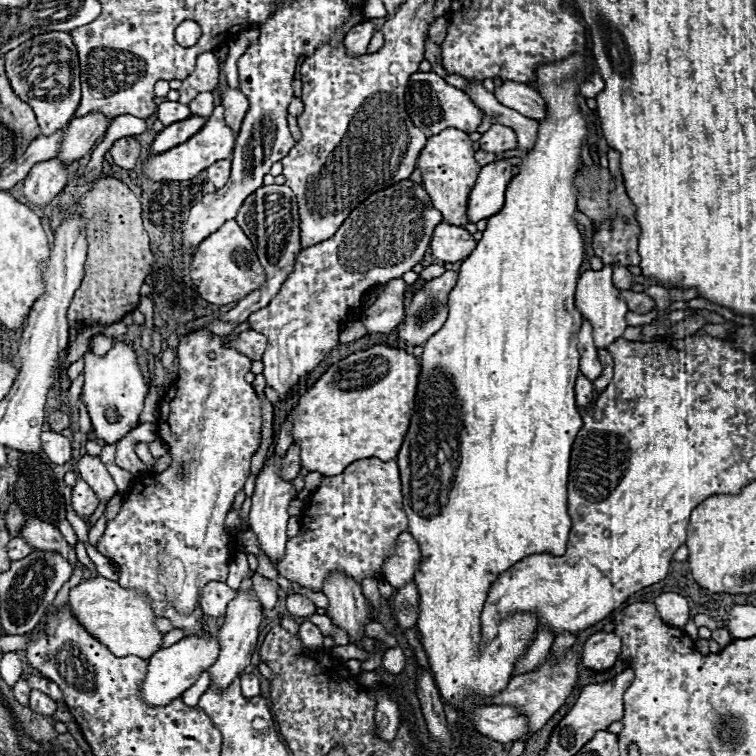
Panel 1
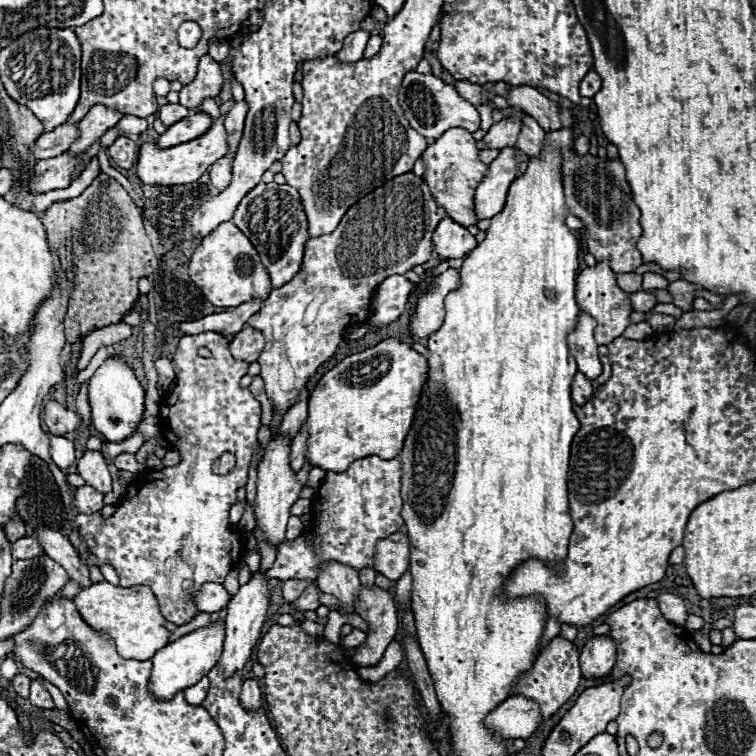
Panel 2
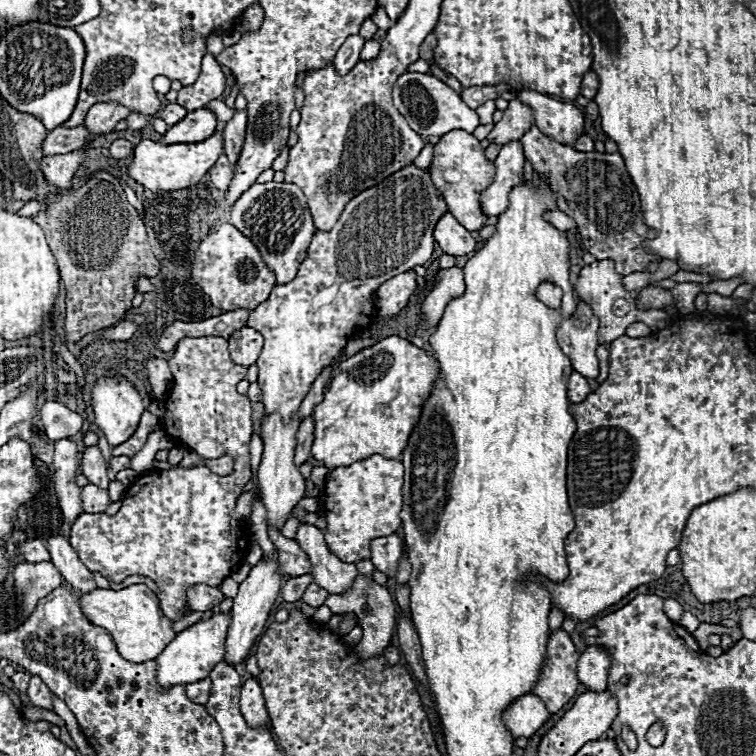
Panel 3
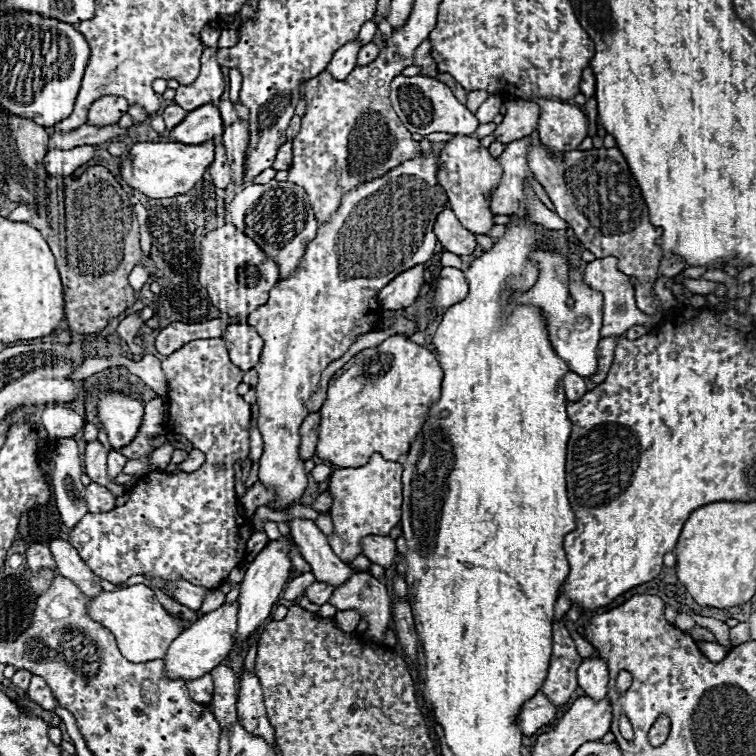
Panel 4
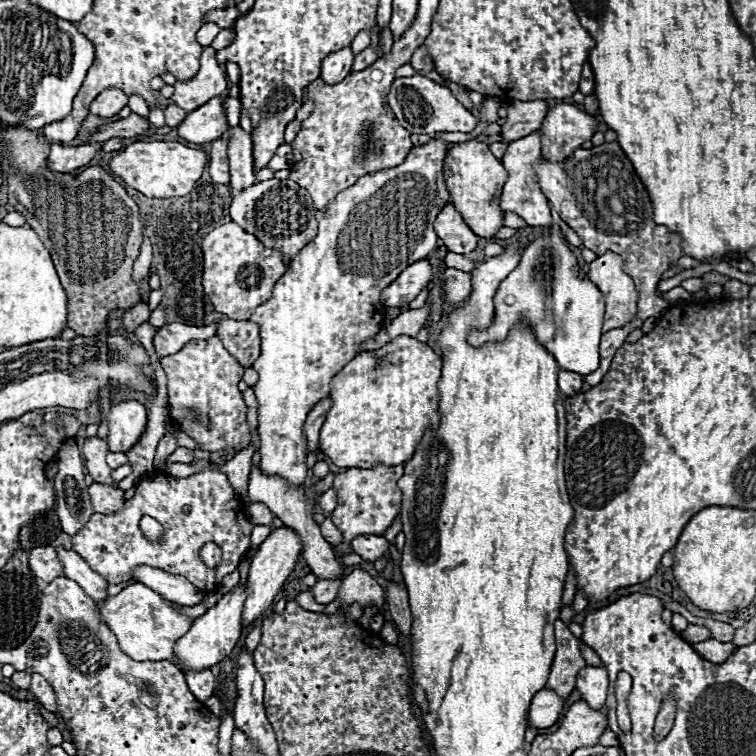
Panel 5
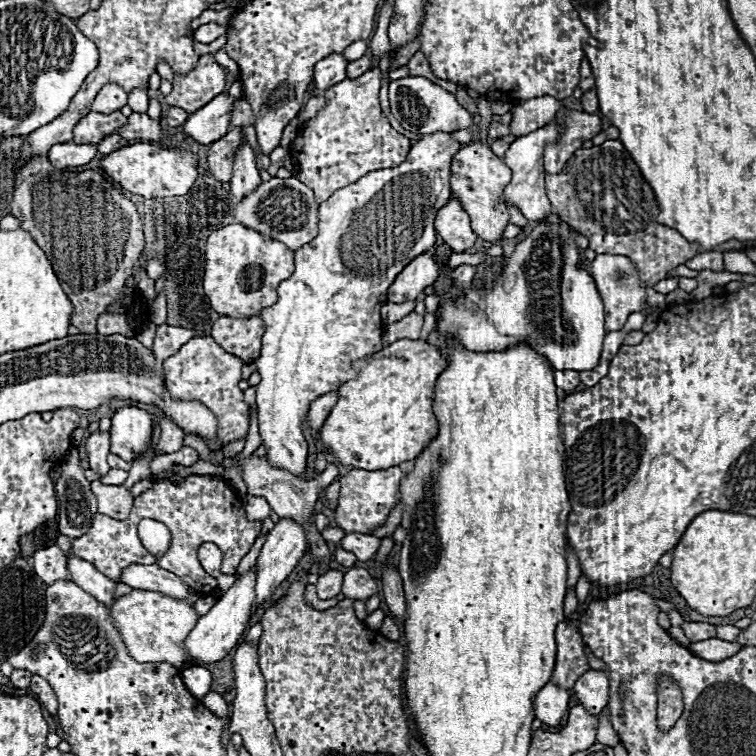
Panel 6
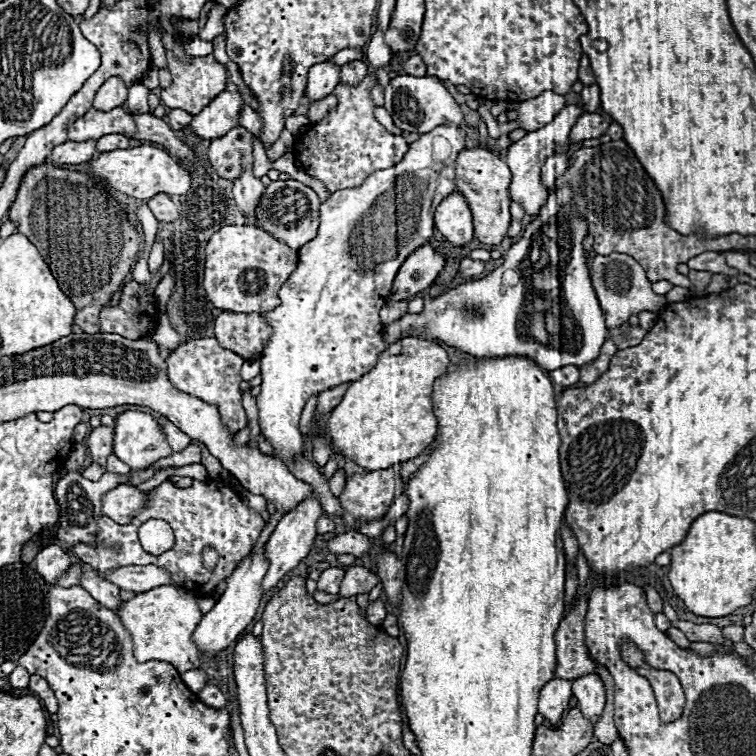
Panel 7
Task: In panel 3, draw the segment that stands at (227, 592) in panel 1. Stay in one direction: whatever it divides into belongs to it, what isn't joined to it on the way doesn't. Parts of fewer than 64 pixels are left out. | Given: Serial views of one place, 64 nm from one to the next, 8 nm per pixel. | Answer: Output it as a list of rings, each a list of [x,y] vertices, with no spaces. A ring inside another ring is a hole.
[[[190,586],[186,590],[186,602],[188,602],[188,608],[192,612],[206,612],[210,610],[214,604],[220,604],[224,600],[220,588],[216,586]]]

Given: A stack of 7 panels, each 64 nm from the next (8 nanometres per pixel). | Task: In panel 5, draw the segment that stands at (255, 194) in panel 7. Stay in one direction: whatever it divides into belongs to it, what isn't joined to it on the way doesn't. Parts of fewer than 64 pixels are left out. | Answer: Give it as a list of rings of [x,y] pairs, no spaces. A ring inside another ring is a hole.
[[[240,126],[230,128],[224,134],[224,138],[230,138],[228,142],[228,158],[230,158],[230,174],[232,174],[230,186],[234,192],[242,192],[244,188],[256,182],[252,140],[250,134],[244,132]]]

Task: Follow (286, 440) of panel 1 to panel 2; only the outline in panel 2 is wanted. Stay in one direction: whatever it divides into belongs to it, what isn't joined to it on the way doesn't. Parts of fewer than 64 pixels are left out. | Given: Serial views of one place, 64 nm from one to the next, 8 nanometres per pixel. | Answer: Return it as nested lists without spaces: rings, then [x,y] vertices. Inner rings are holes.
[[[302,400],[302,402],[298,402],[296,406],[292,406],[290,410],[288,410],[288,414],[284,416],[284,420],[282,420],[282,426],[280,426],[280,432],[284,434],[284,436],[296,436],[298,434],[298,430],[300,430],[300,426],[302,426],[302,422],[306,420],[306,416],[308,416],[308,400]]]

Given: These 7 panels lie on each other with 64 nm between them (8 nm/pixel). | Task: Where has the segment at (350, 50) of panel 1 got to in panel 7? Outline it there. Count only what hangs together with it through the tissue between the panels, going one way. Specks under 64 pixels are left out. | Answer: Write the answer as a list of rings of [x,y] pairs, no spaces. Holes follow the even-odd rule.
[[[330,62],[314,64],[308,74],[308,86],[306,86],[306,96],[310,102],[322,100],[332,94],[332,90],[338,86],[338,66]]]

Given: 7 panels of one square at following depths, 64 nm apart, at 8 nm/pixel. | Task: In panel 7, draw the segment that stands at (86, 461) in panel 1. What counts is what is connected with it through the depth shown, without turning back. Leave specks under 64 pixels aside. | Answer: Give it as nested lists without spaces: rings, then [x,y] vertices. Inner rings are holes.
[[[98,426],[90,432],[90,438],[86,442],[90,456],[94,462],[100,466],[106,464],[106,458],[112,454],[112,444],[114,444],[114,426]]]

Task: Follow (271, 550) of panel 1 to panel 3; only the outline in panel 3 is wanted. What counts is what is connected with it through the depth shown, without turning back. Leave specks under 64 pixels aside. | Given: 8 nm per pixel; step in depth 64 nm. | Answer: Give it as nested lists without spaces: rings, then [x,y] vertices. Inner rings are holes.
[[[408,164],[382,180],[380,184],[362,190],[352,200],[346,202],[338,222],[332,230],[318,230],[308,246],[308,256],[300,264],[296,278],[288,284],[274,286],[270,298],[262,302],[248,318],[248,326],[264,336],[264,348],[256,362],[258,366],[258,386],[262,390],[264,418],[260,422],[264,454],[258,468],[258,488],[262,494],[262,504],[268,510],[268,526],[282,528],[290,510],[304,498],[306,480],[300,474],[300,466],[294,464],[296,432],[300,420],[294,418],[302,400],[306,398],[312,382],[318,378],[324,366],[328,366],[352,338],[352,334],[370,326],[376,318],[374,292],[392,276],[422,266],[432,258],[434,252],[434,226],[438,218],[446,212],[446,202],[432,184],[430,170],[420,170],[416,164]]]

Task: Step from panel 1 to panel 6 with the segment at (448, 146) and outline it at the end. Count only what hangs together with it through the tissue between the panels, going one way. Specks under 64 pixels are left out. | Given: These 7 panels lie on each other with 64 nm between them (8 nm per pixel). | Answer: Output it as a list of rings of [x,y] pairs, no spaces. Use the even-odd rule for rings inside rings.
[[[474,142],[470,146],[462,146],[458,154],[452,158],[452,196],[460,200],[462,208],[468,212],[472,220],[472,230],[478,234],[478,238],[486,242],[500,242],[502,232],[508,226],[508,206],[504,202],[504,186],[510,182],[510,168],[498,158],[488,146]]]

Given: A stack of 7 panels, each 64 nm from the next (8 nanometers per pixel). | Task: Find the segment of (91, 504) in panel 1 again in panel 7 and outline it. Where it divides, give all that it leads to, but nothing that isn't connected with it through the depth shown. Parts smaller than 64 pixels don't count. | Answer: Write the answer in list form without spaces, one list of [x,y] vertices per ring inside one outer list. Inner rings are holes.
[[[116,486],[102,498],[102,514],[118,524],[130,524],[148,504],[148,496],[150,492],[140,492],[134,486]]]

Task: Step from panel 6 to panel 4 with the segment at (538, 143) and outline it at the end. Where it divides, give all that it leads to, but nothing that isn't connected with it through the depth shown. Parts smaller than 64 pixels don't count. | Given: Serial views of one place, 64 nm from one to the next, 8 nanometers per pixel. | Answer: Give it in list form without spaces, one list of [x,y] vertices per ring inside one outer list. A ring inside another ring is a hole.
[[[520,138],[520,140],[514,140],[510,144],[506,144],[506,150],[500,154],[498,162],[500,166],[504,168],[504,174],[502,174],[502,180],[498,184],[498,188],[492,192],[492,198],[490,198],[490,206],[496,214],[518,214],[518,216],[526,216],[526,218],[532,218],[532,222],[544,226],[544,228],[550,228],[550,230],[566,230],[568,224],[552,210],[548,210],[540,198],[536,196],[532,184],[528,184],[532,180],[532,172],[528,168],[528,152],[530,152],[530,138]]]

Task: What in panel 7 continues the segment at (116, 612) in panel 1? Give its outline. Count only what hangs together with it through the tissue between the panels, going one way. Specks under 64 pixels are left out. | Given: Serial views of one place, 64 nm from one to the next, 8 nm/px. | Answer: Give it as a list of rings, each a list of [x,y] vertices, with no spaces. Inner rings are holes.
[[[160,586],[144,594],[136,594],[132,600],[124,602],[118,608],[118,616],[122,618],[124,628],[132,634],[134,640],[134,656],[138,662],[160,660],[174,664],[174,668],[182,674],[186,670],[196,670],[204,662],[204,654],[194,644],[192,634],[202,620],[202,612],[198,608],[198,598],[176,586]]]

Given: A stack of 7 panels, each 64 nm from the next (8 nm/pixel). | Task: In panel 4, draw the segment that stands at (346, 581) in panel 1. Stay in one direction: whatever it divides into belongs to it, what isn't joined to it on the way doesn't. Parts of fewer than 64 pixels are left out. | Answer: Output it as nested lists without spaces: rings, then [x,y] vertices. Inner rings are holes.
[[[288,518],[290,536],[296,542],[302,558],[312,566],[312,574],[318,582],[330,582],[332,586],[340,586],[354,572],[352,566],[342,562],[332,548],[328,546],[328,538],[318,530],[318,526],[308,518]]]

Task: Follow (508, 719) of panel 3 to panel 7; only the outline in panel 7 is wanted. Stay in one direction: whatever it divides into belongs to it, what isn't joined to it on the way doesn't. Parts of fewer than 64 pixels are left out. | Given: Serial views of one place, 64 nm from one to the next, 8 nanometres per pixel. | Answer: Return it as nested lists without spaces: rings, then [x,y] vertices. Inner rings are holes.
[[[552,678],[542,690],[538,698],[538,712],[546,722],[556,724],[562,714],[568,710],[572,698],[572,682],[564,678]]]

